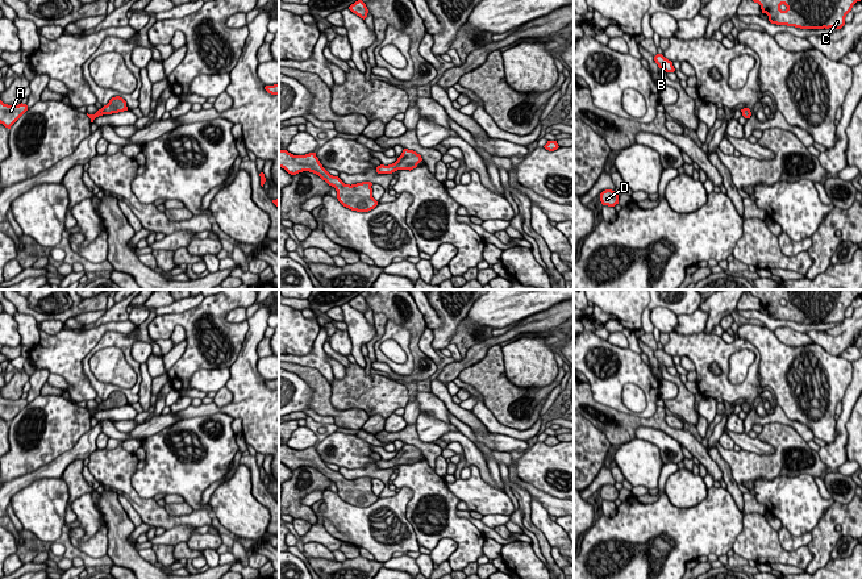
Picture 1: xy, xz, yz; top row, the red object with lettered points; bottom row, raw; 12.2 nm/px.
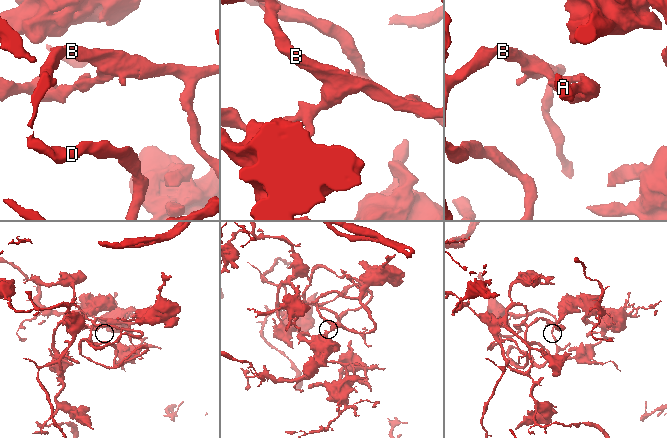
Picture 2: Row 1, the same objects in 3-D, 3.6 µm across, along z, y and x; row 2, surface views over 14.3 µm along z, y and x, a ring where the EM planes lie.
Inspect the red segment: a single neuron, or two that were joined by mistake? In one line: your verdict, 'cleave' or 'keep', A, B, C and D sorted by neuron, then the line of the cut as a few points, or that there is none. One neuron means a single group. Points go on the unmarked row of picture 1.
keep | A B C D | no cut

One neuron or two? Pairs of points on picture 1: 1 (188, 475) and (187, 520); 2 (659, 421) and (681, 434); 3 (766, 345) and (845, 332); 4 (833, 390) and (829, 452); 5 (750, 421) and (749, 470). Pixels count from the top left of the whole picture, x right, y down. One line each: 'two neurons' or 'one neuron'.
1: two neurons
2: one neuron
3: two neurons
4: two neurons
5: two neurons

